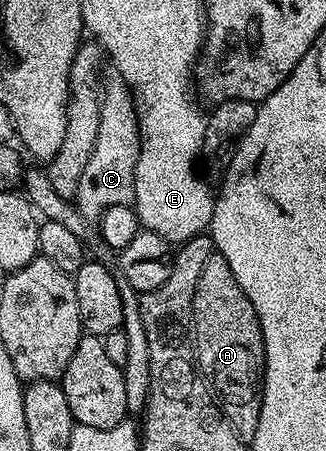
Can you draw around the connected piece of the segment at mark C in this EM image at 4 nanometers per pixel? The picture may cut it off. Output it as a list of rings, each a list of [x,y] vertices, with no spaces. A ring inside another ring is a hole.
[[[120,78],[105,83],[100,98],[100,117],[98,118],[98,138],[94,138],[94,150],[82,179],[78,182],[78,194],[74,201],[88,221],[99,221],[100,216],[115,204],[132,204],[134,194],[134,170],[138,166],[140,153],[140,127],[132,101],[132,91]]]

